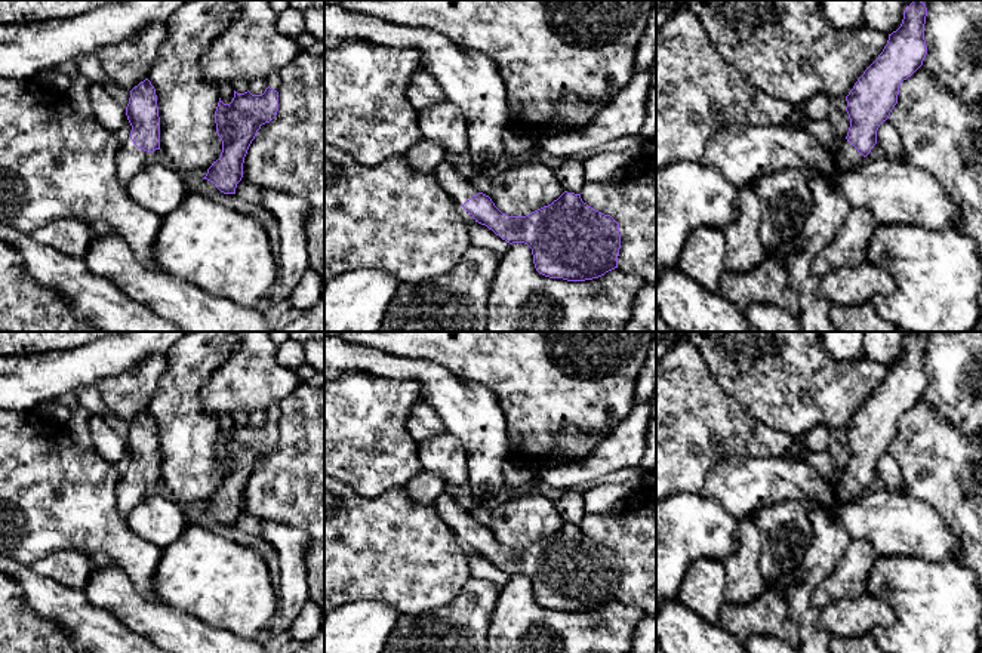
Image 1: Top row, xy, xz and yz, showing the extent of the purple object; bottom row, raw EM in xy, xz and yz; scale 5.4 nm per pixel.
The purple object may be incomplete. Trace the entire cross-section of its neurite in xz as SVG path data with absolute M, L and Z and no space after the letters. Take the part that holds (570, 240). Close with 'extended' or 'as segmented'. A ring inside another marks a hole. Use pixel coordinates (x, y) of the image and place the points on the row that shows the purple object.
M443 160L432 175L455 204L462 206L475 222L510 244L527 244L539 274L585 281L618 268L619 224L584 203L581 194L564 191L551 204L526 216L508 216L453 164Z; extended

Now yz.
M914 0L903 10L901 27L889 34L878 58L864 71L846 96L850 127L840 150L834 150L837 167L858 167L877 144L877 130L898 104L899 86L911 77L927 55L924 24L927 7Z; extended

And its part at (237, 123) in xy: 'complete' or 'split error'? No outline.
complete

